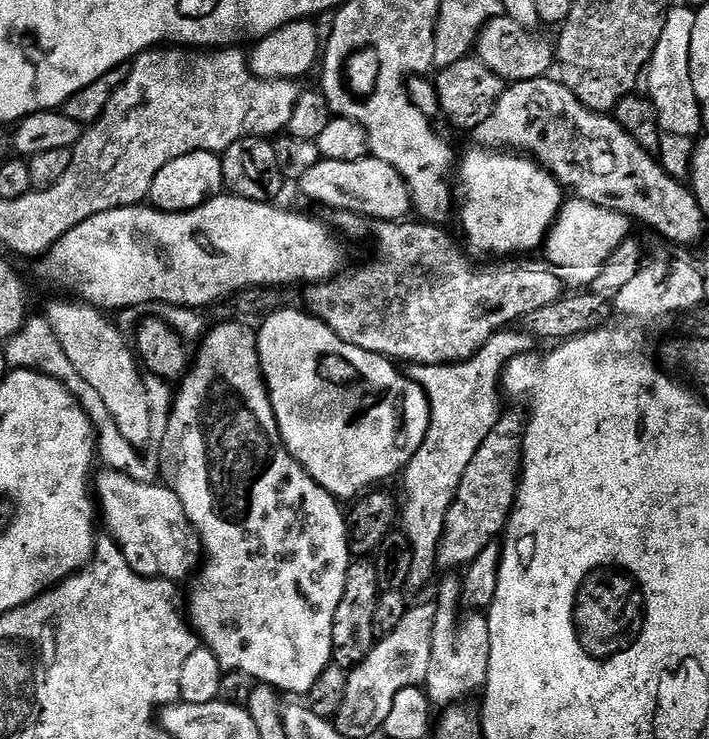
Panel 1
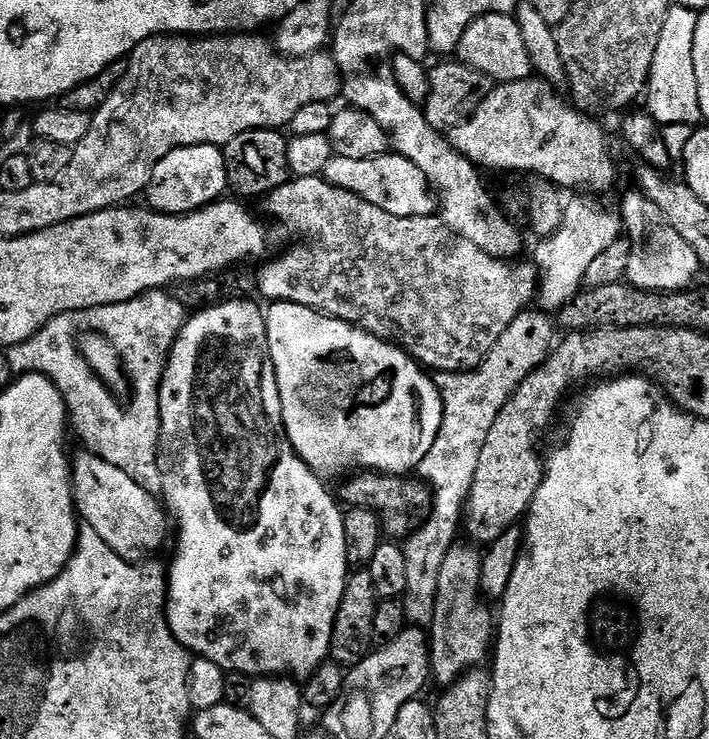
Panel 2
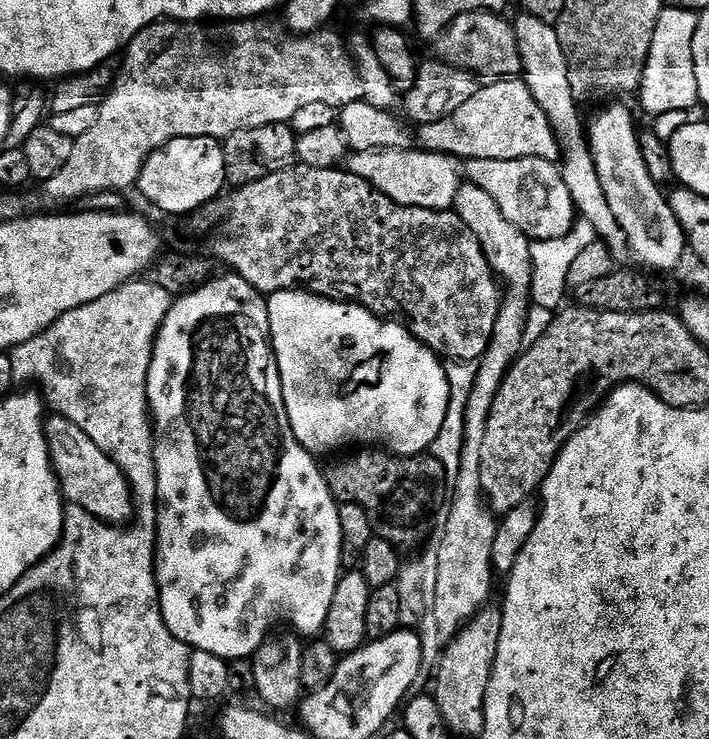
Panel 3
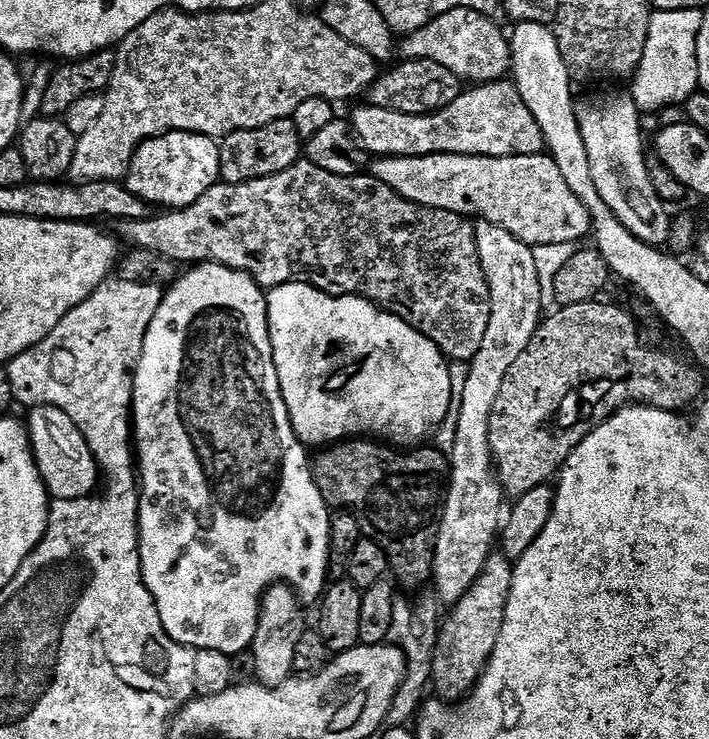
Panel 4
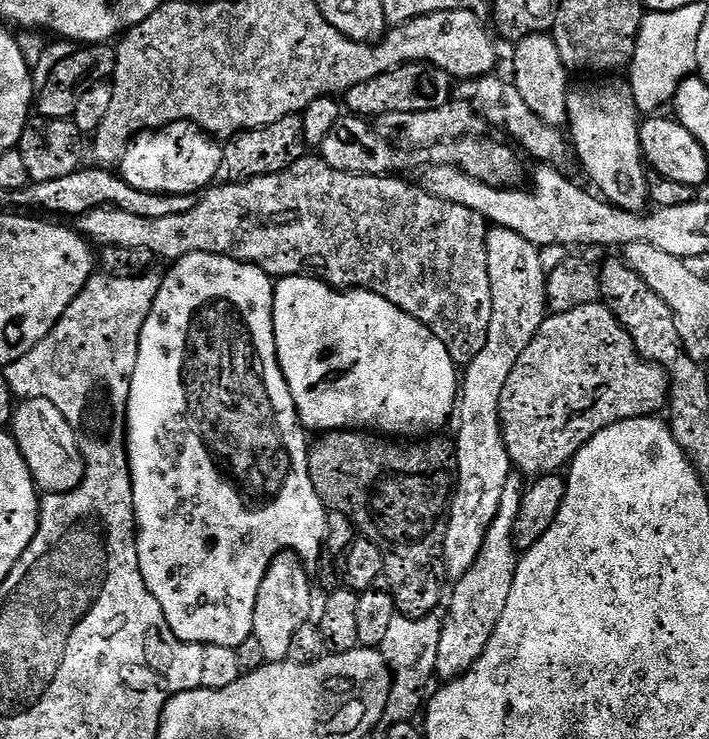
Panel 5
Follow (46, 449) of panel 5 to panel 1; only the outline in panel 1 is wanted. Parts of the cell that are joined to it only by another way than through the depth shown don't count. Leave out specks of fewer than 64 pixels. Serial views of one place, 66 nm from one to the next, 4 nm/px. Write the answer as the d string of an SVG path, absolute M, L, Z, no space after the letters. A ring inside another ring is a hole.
M108 470L112 472L104 472L95 477L94 480L94 496L98 501L98 512L102 517L102 524L108 527L108 532L111 539L114 541L117 548L120 549L120 553L126 558L126 562L130 566L130 570L134 570L139 574L139 576L145 578L159 578L165 582L173 582L172 580L184 580L188 575L195 573L197 571L198 565L202 560L202 545L193 529L192 524L188 520L188 515L186 510L182 506L182 502L178 502L178 494L174 494L172 489L167 486L161 486L159 483L156 485L156 482L141 482L135 480L133 476L127 476L126 473L122 470Z

